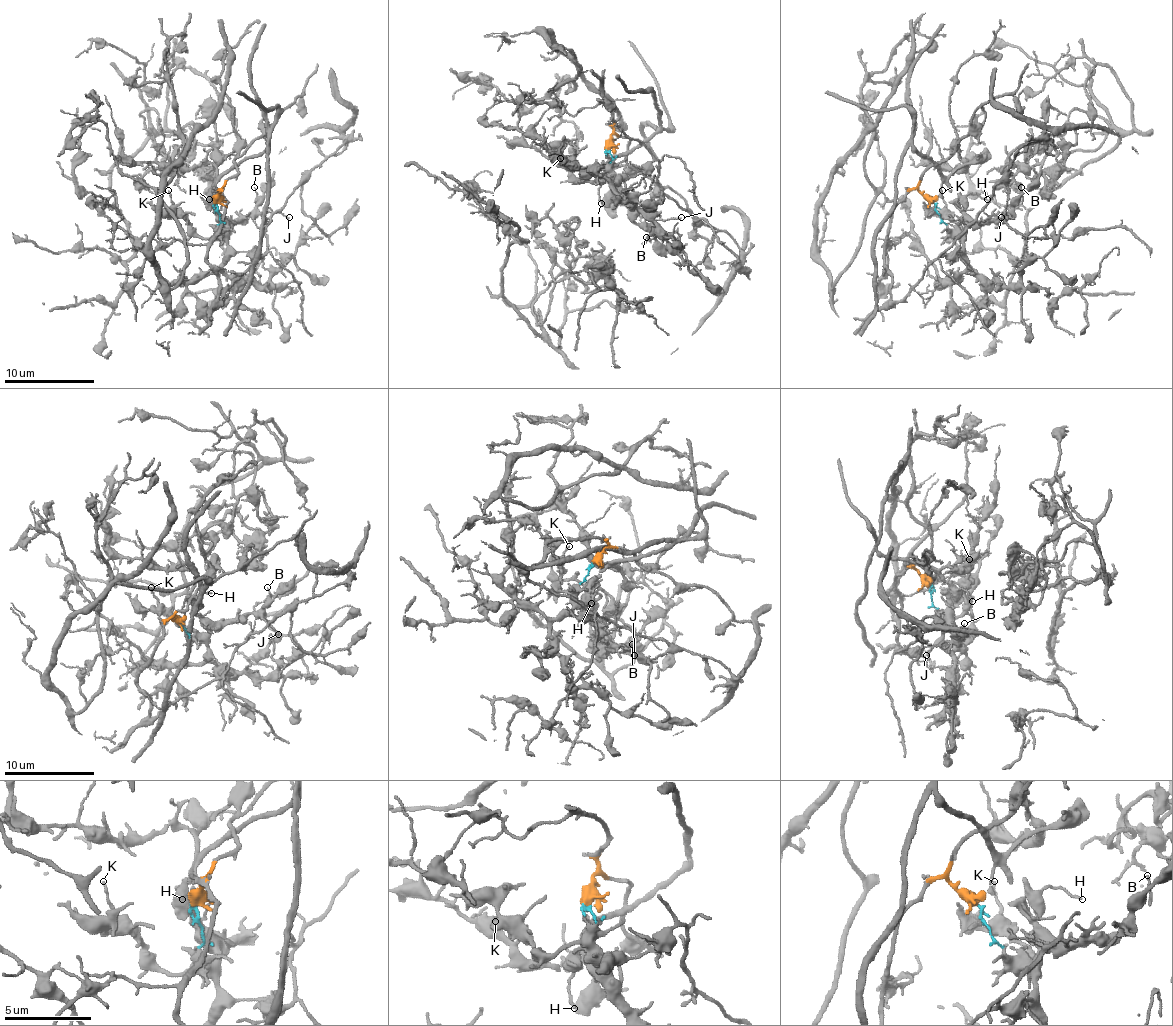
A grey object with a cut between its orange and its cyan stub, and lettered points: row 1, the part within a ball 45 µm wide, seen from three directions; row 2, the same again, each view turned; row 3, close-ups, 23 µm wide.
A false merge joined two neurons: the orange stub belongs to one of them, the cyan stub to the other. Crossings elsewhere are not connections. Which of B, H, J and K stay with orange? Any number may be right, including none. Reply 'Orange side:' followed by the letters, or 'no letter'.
Orange side: no letter

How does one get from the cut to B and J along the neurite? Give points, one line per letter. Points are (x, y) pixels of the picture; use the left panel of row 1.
B: (213, 201), (222, 230), (238, 221), (258, 201), (253, 188)
J: (213, 201), (220, 217), (220, 230), (244, 215), (283, 212), (289, 217)

